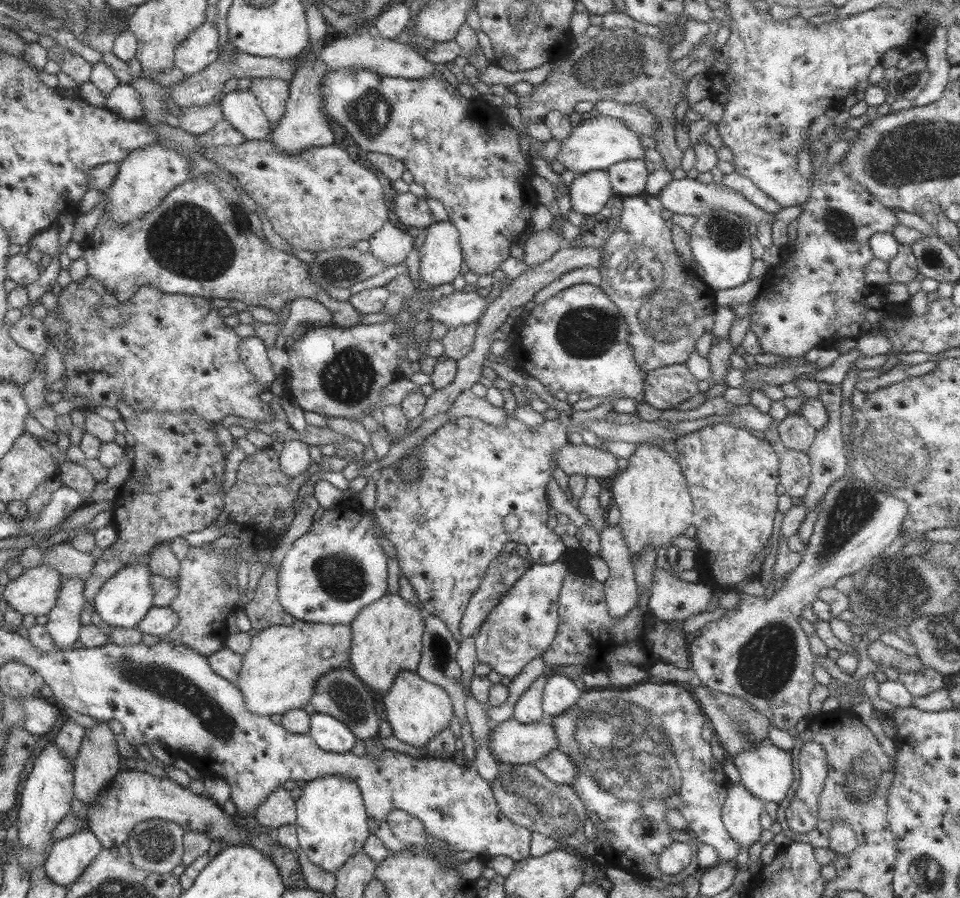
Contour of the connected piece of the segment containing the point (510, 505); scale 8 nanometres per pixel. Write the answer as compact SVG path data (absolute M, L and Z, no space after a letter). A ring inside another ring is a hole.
M460 416L439 427L415 448L407 450L408 454L415 453L420 466L414 481L406 483L400 479L399 461L377 473L372 513L381 533L395 547L399 574L406 579L412 594L419 600L423 614L436 617L458 644L463 639L459 631L460 621L468 607L468 600L480 586L488 570L487 564L497 556L501 544L525 544L530 561L535 564L551 564L561 558L563 550L567 550L545 524L545 484L551 478L549 456L557 448L565 446L565 431L557 419L545 420L537 428L527 428L514 417L508 417L502 426L496 426L473 417ZM507 514L518 516L519 526L514 532L507 533L501 527Z

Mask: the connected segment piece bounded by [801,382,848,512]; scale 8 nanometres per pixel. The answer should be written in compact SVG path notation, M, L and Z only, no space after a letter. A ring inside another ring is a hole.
M827 382L819 383L816 398L821 401L823 408L825 408L827 420L819 430L816 430L813 442L806 452L810 464L810 481L801 502L806 506L808 512L821 502L827 487L848 472L840 419L840 405L842 404L840 385L827 384Z

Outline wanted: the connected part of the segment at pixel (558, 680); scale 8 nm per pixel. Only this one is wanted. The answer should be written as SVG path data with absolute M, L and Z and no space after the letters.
M547 674L543 690L543 712L545 719L563 714L581 694L573 681L563 674Z

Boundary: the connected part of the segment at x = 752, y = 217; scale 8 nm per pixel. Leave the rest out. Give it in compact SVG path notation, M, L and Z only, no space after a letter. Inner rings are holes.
M686 177L681 180L671 180L657 195L661 204L664 204L665 210L670 210L675 214L690 214L691 216L697 217L709 210L711 212L719 210L724 215L729 215L732 212L740 216L741 220L744 220L748 225L753 224L756 227L764 222L772 224L774 221L774 213L768 213L757 208L744 196L720 184L713 184L712 181L709 184L701 184L696 179L690 180Z

